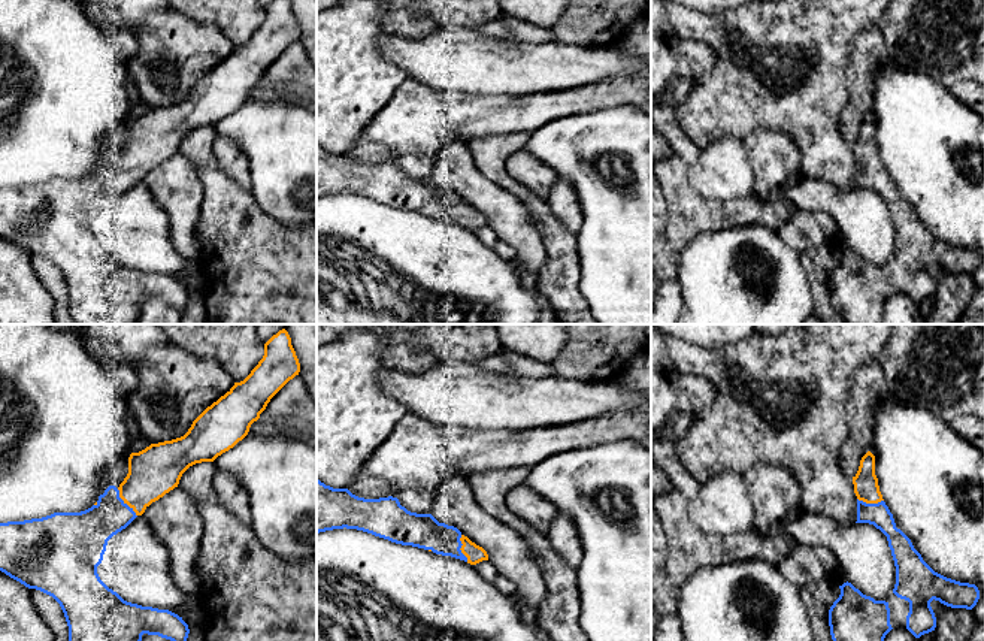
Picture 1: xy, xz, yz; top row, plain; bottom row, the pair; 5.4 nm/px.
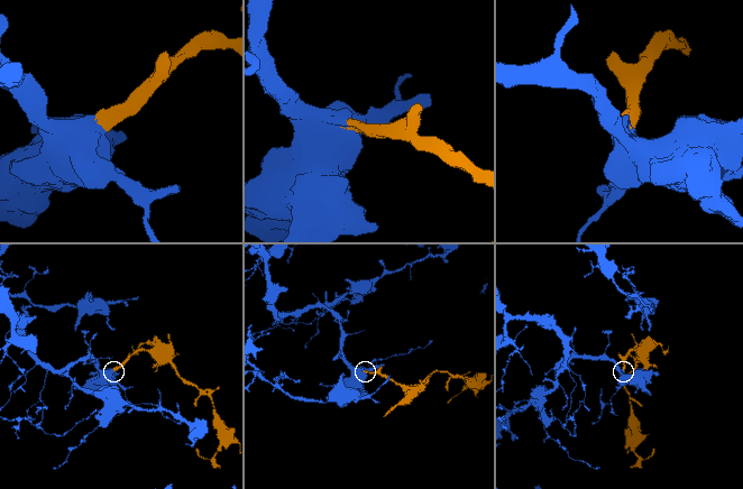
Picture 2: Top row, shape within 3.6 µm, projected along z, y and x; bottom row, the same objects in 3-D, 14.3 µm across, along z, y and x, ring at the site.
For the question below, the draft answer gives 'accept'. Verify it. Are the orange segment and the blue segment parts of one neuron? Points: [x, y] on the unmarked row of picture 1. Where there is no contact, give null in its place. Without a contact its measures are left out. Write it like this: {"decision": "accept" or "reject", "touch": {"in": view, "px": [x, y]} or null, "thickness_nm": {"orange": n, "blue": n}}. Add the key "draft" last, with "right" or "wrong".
{"decision": "accept", "touch": {"in": "xy", "px": [124, 168]}, "thickness_nm": {"orange": 260, "blue": 220}, "draft": "right"}

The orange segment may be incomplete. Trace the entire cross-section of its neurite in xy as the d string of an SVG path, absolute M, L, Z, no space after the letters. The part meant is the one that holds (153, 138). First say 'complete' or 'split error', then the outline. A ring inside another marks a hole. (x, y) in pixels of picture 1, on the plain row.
split error; M273 0L264 9L264 21L251 39L208 72L191 90L188 97L176 105L151 109L128 123L128 139L116 154L109 151L99 166L81 178L54 178L42 184L0 188L0 236L28 254L52 261L61 272L69 291L69 314L78 324L131 324L140 312L142 300L158 300L185 312L190 294L178 279L169 275L142 272L124 266L99 242L97 232L103 226L108 206L125 194L137 181L166 158L178 152L182 139L193 130L214 127L218 121L242 106L254 87L266 75L270 64L300 37L300 28L291 10L290 0Z

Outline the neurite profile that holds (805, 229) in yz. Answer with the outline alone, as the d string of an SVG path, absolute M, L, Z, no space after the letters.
M796 211L776 232L799 254L824 242L835 242L836 224L827 214Z

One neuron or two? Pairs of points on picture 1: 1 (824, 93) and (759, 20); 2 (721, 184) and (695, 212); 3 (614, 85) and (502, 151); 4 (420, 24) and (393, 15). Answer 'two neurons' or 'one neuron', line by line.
1: one neuron
2: two neurons
3: two neurons
4: one neuron

